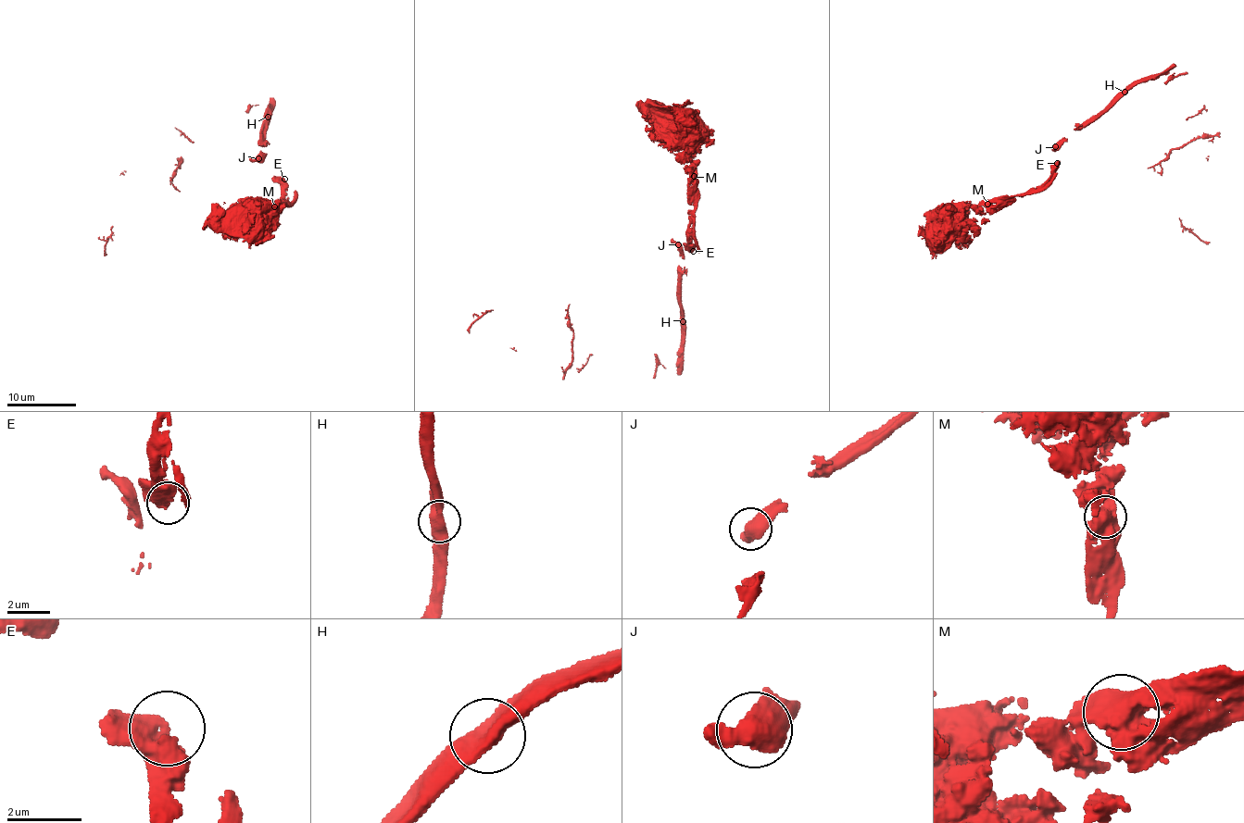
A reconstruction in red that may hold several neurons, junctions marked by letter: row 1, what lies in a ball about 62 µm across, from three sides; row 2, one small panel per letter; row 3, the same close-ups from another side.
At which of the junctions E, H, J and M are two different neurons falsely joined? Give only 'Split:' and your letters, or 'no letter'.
Split: no letter

